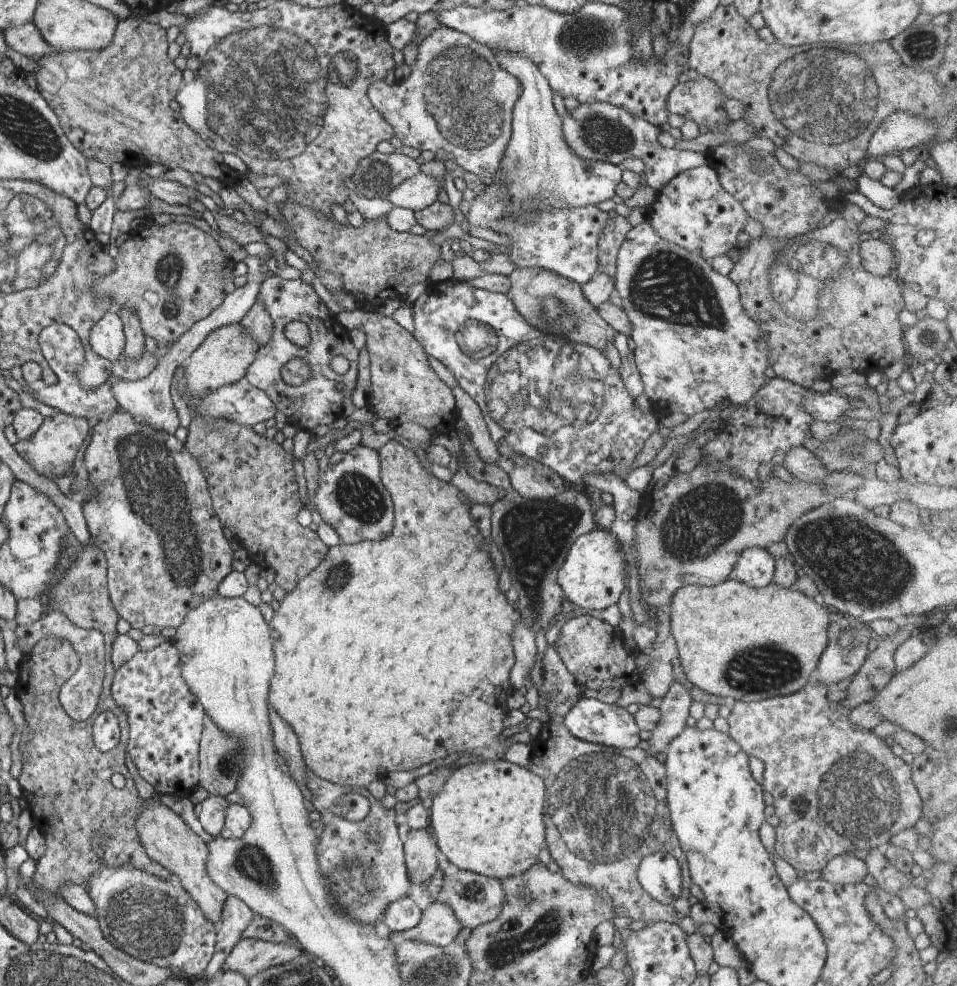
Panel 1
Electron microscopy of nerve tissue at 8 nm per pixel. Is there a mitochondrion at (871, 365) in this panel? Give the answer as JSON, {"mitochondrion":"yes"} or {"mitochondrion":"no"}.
{"mitochondrion":"no"}

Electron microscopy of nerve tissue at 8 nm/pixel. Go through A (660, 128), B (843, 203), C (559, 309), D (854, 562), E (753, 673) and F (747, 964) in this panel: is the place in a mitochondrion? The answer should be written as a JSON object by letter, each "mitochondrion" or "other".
{"A":"other","B":"other","C":"mitochondrion","D":"mitochondrion","E":"mitochondrion","F":"other"}

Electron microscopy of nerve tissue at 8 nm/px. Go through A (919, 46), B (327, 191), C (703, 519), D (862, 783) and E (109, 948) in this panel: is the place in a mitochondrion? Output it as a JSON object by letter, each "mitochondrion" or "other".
{"A":"mitochondrion","B":"other","C":"mitochondrion","D":"mitochondrion","E":"mitochondrion"}

